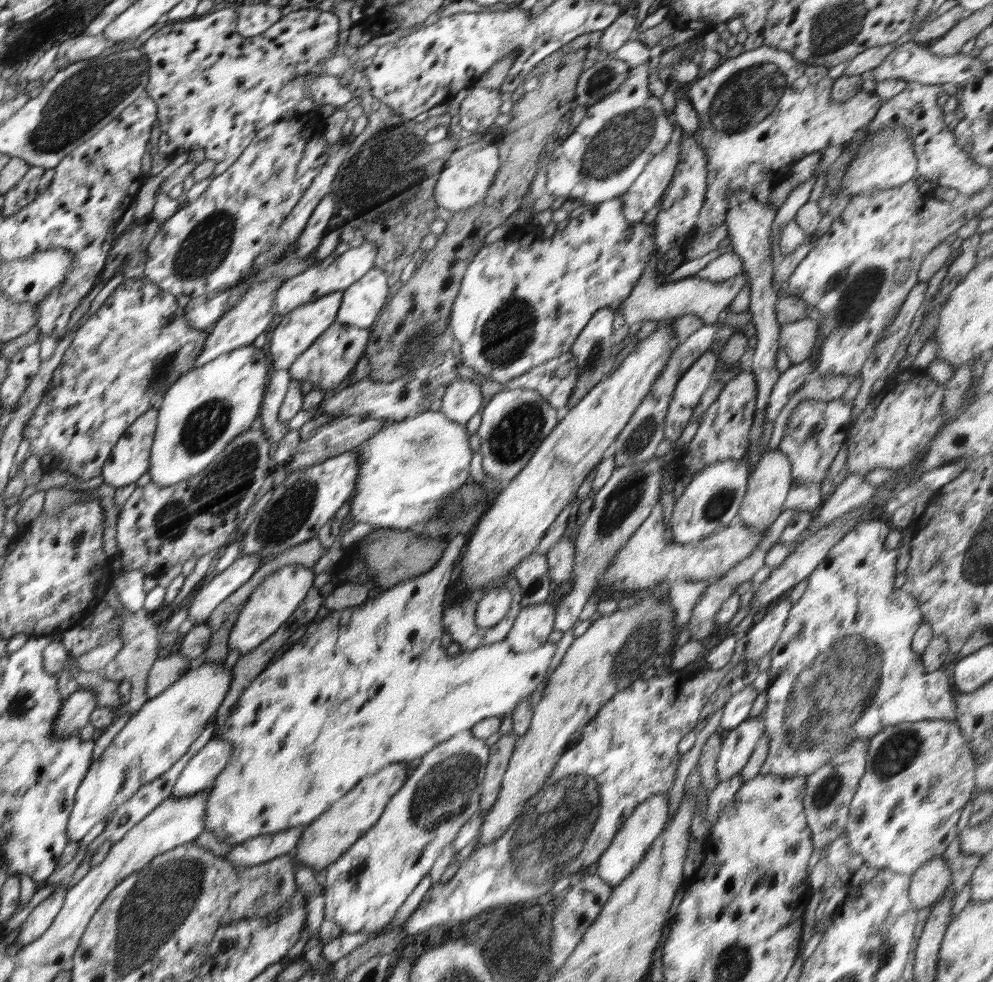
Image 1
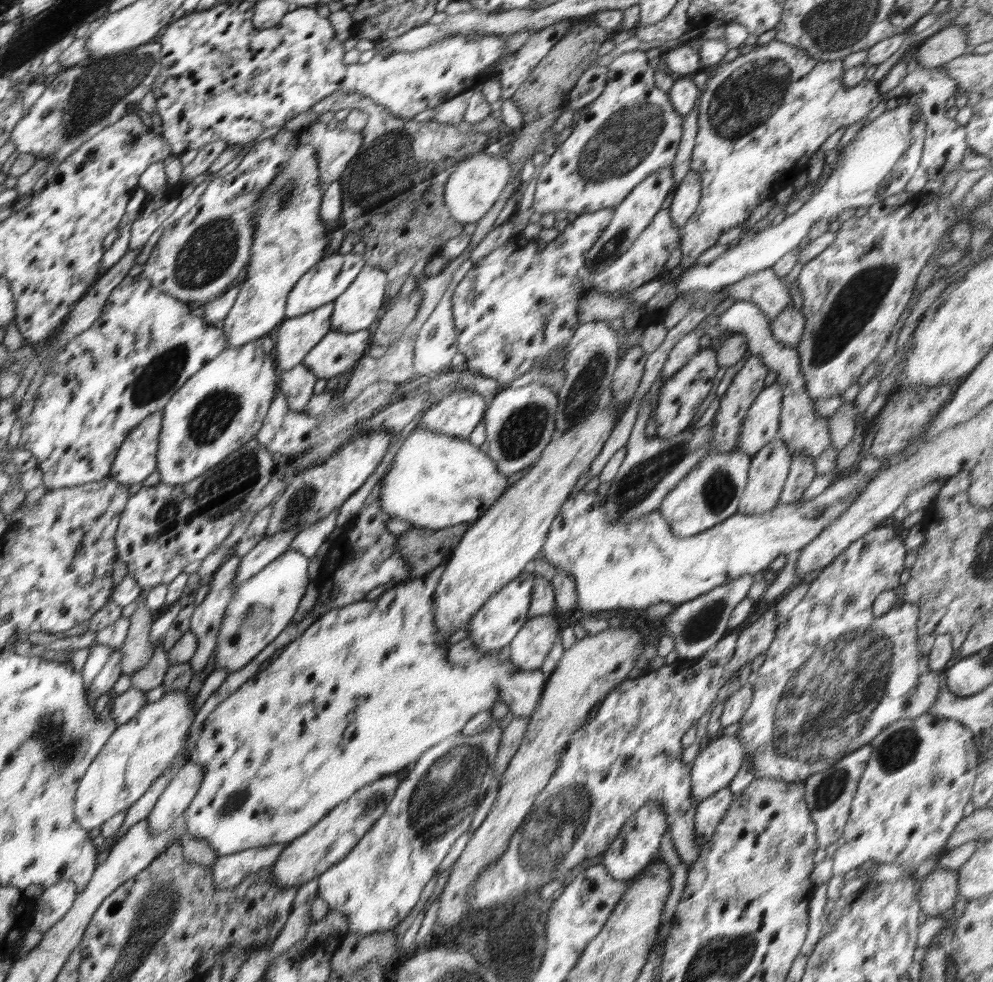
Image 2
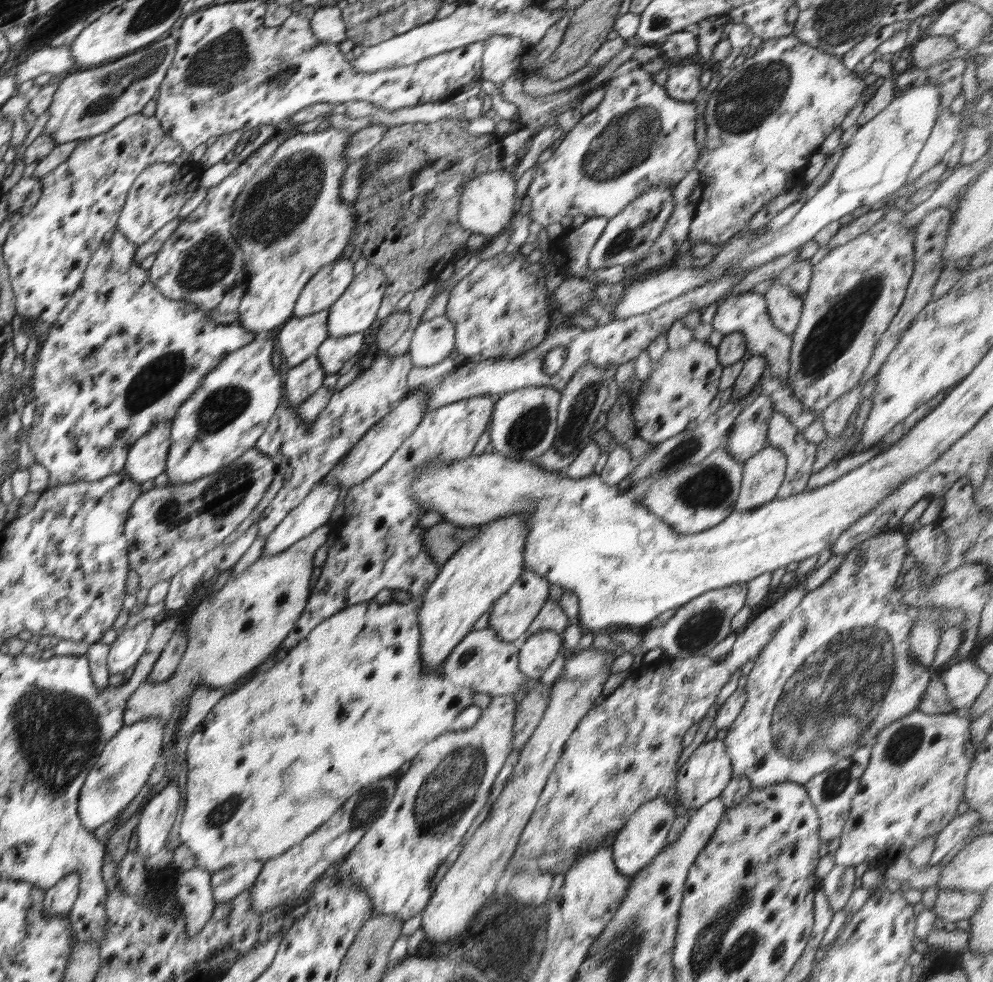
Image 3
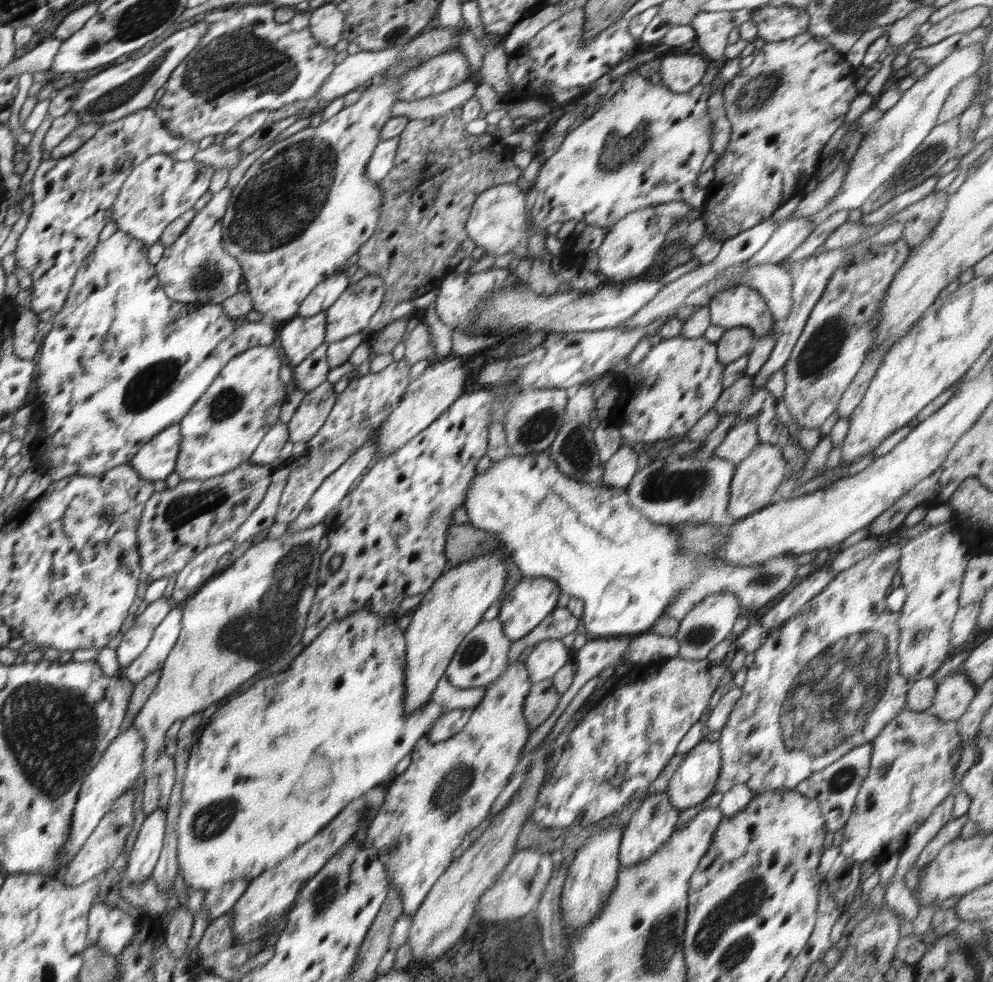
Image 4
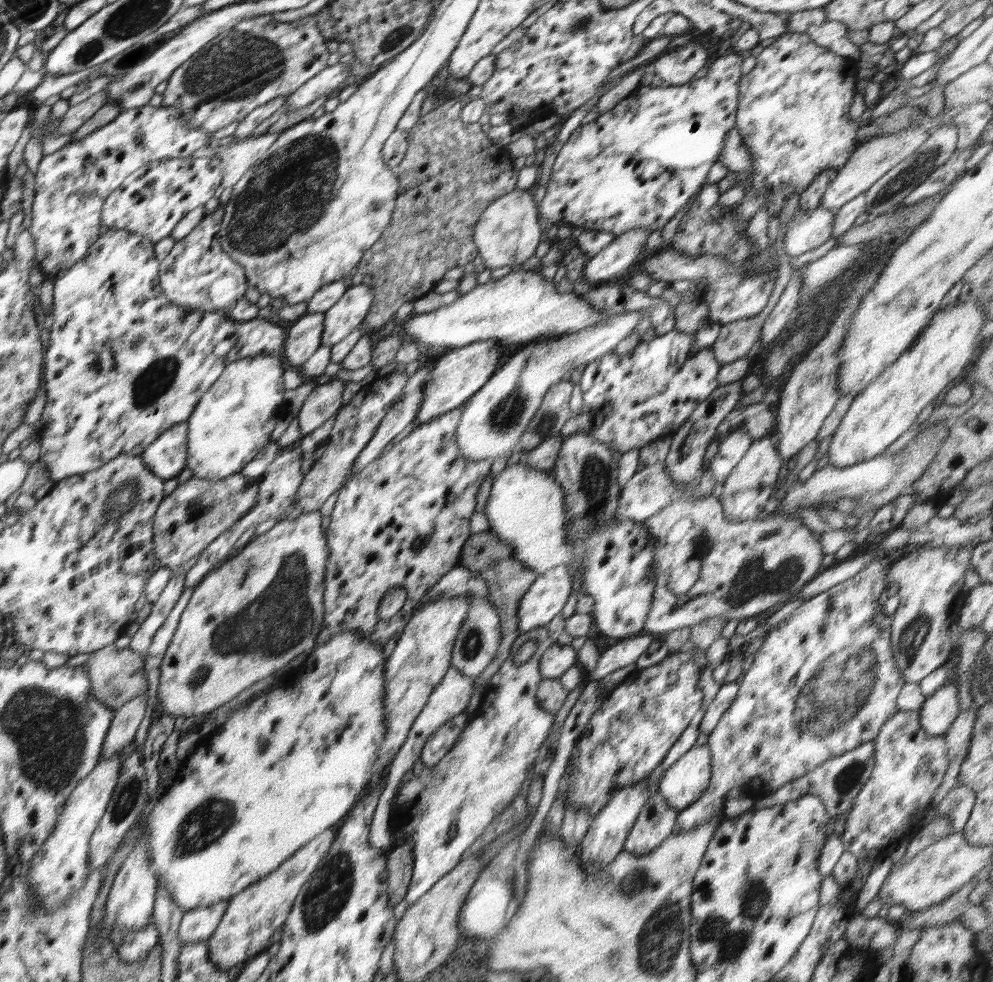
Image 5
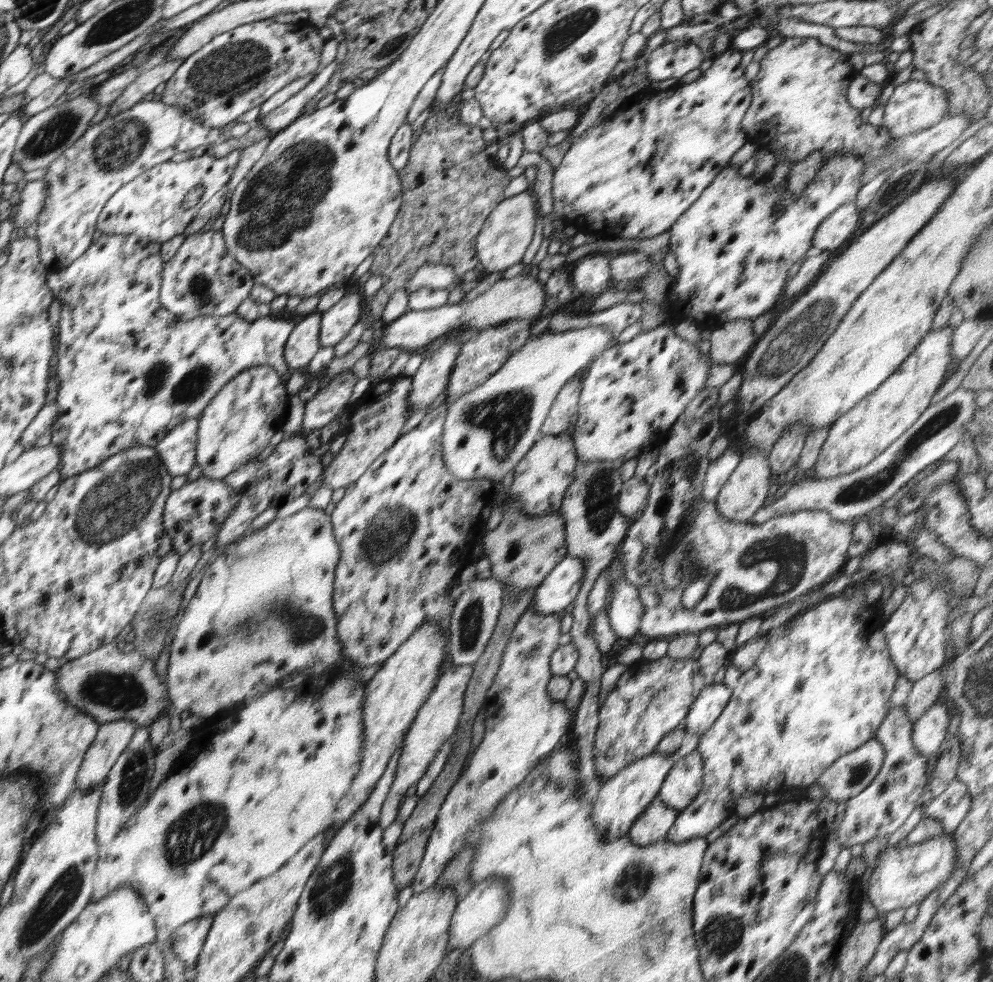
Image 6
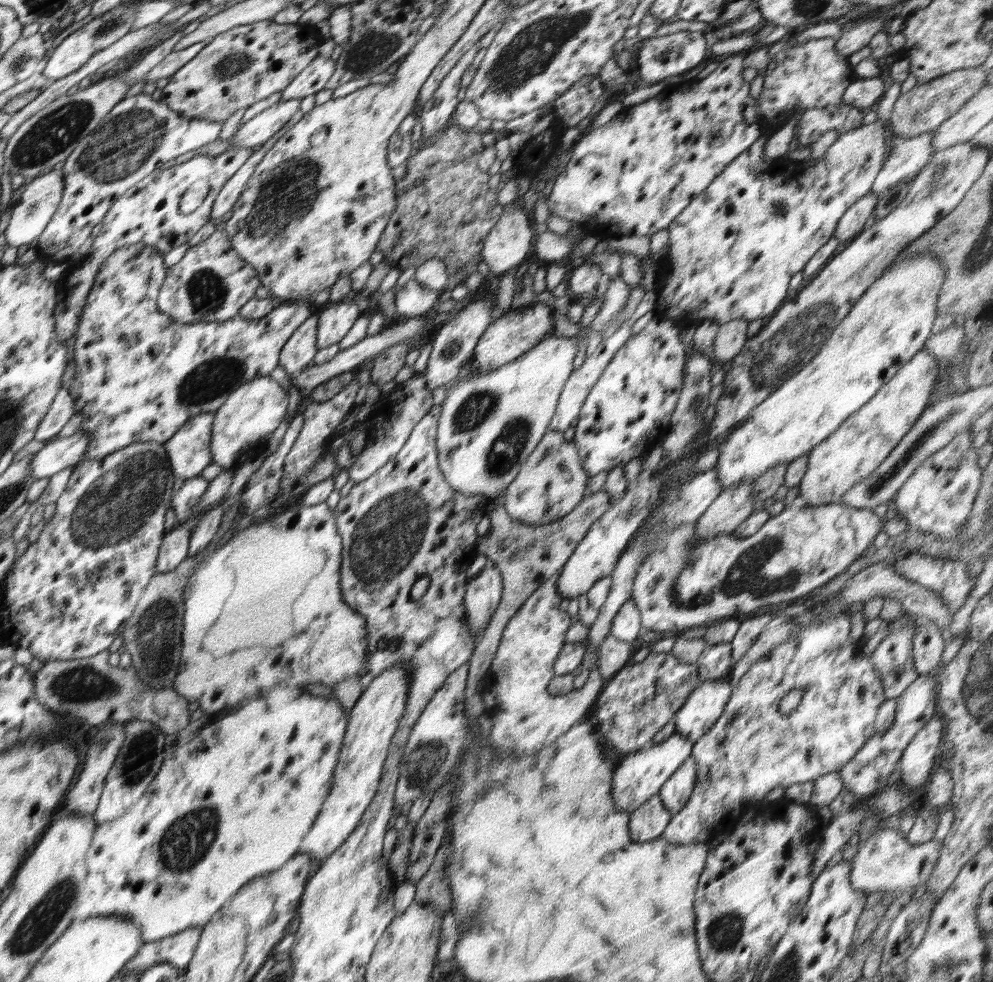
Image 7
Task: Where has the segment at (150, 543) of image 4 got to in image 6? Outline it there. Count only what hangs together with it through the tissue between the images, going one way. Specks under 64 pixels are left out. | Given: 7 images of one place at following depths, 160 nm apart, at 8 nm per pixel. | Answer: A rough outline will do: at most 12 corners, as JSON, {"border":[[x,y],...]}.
{"border":[[199,477],[173,490],[163,534],[180,556],[221,529],[243,489]]}

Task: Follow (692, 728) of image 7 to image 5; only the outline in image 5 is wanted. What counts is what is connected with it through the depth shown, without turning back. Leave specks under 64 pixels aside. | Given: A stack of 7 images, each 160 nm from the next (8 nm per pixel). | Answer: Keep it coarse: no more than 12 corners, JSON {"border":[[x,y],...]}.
{"border":[[736,681],[722,684],[699,724],[708,738],[736,699]]}

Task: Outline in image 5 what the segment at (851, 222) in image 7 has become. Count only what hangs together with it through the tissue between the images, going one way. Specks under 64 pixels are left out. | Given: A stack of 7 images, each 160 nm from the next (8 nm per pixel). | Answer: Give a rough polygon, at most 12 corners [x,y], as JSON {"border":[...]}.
{"border":[[797,209],[784,252],[794,258],[831,239],[836,211]]}

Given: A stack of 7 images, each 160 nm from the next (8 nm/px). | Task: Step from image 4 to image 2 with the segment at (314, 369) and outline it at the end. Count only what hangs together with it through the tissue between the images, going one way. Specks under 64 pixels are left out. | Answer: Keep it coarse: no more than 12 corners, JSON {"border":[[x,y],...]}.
{"border":[[303,363],[279,374],[289,410],[314,396],[314,373]]}

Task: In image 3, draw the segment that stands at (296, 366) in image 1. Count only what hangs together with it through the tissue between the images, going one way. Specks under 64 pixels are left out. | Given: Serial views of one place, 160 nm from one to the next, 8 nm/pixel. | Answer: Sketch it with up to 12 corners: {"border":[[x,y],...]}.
{"border":[[364,333],[329,336],[315,354],[326,375],[360,352]]}

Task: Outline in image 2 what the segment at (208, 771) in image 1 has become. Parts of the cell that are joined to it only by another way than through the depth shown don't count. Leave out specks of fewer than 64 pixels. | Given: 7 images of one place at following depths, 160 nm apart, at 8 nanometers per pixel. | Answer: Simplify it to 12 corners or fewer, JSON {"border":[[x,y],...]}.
{"border":[[187,761],[147,816],[161,833],[189,807],[204,771]]}

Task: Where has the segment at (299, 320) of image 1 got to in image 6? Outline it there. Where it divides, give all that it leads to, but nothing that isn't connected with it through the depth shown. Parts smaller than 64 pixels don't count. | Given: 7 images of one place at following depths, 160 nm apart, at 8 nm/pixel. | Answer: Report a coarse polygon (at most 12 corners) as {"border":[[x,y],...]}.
{"border":[[321,314],[294,325],[283,356],[291,372],[308,366],[319,341]]}

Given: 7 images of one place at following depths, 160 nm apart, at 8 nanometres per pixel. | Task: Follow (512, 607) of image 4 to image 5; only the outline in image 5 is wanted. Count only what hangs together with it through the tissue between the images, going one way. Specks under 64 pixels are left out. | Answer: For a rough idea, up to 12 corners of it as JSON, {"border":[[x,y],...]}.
{"border":[[571,568],[538,576],[518,604],[518,633],[546,626],[571,592]]}

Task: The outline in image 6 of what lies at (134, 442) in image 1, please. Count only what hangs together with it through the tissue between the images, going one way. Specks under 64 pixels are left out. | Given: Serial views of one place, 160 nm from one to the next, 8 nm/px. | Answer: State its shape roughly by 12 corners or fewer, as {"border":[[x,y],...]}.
{"border":[[199,418],[184,420],[156,444],[170,476],[196,465]]}

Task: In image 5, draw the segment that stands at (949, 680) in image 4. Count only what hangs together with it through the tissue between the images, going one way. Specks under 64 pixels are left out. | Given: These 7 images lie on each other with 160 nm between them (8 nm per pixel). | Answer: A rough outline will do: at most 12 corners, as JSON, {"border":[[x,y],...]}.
{"border":[[944,685],[925,698],[926,734],[945,734],[959,716],[959,690]]}

